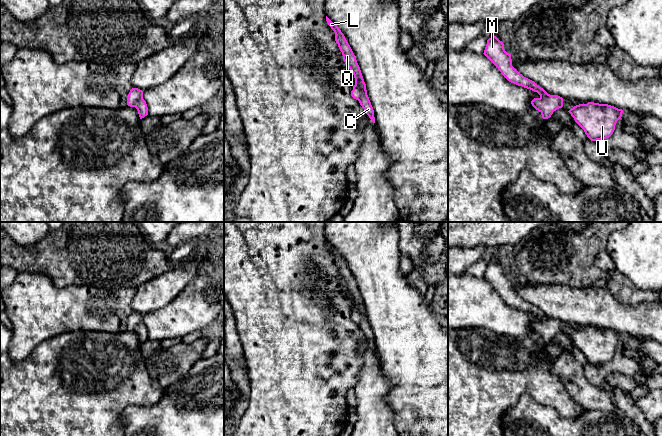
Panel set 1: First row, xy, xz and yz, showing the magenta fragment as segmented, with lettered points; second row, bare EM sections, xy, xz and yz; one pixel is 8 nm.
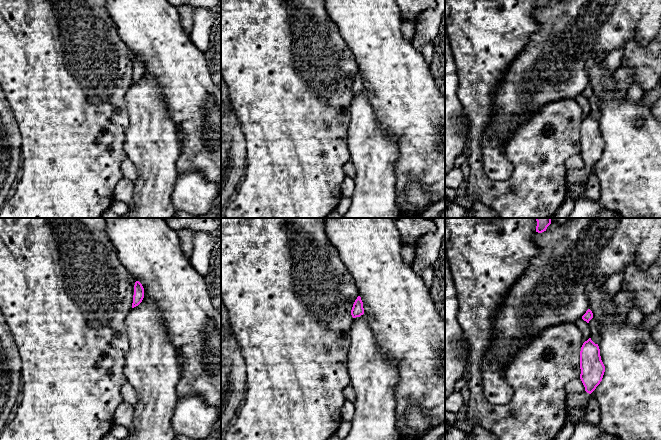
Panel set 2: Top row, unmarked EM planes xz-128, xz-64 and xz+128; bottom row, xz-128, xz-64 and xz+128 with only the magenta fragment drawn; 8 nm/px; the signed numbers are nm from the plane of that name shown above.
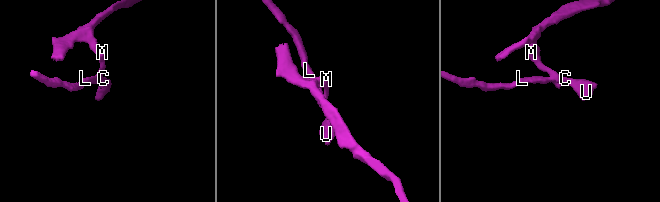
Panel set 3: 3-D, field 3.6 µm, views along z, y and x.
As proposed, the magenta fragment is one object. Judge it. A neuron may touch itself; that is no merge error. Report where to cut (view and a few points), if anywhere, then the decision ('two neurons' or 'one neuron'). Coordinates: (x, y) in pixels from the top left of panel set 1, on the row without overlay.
cut in xz along (355, 308), (363, 316), (359, 324); two neurons

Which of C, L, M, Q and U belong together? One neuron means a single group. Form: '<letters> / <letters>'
C L Q U / M

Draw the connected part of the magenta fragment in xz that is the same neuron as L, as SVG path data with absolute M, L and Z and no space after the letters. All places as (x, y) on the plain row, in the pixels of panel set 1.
M327 240L326 245L331 253L335 257L335 265L343 279L345 288L349 291L355 302L355 309L359 310L364 318L359 324L360 329L364 333L365 337L369 340L373 347L375 347L374 334L367 319L366 308L364 306L360 291L357 287L356 280L354 279L350 269L348 268L344 258L339 251L334 248Z

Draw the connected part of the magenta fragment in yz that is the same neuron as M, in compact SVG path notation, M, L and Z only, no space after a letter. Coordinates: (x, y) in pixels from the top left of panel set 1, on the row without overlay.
M496 260L487 264L483 277L501 296L501 298L511 307L537 316L540 321L547 320L547 316L534 305L524 301L513 290L511 278L504 273L504 268Z

